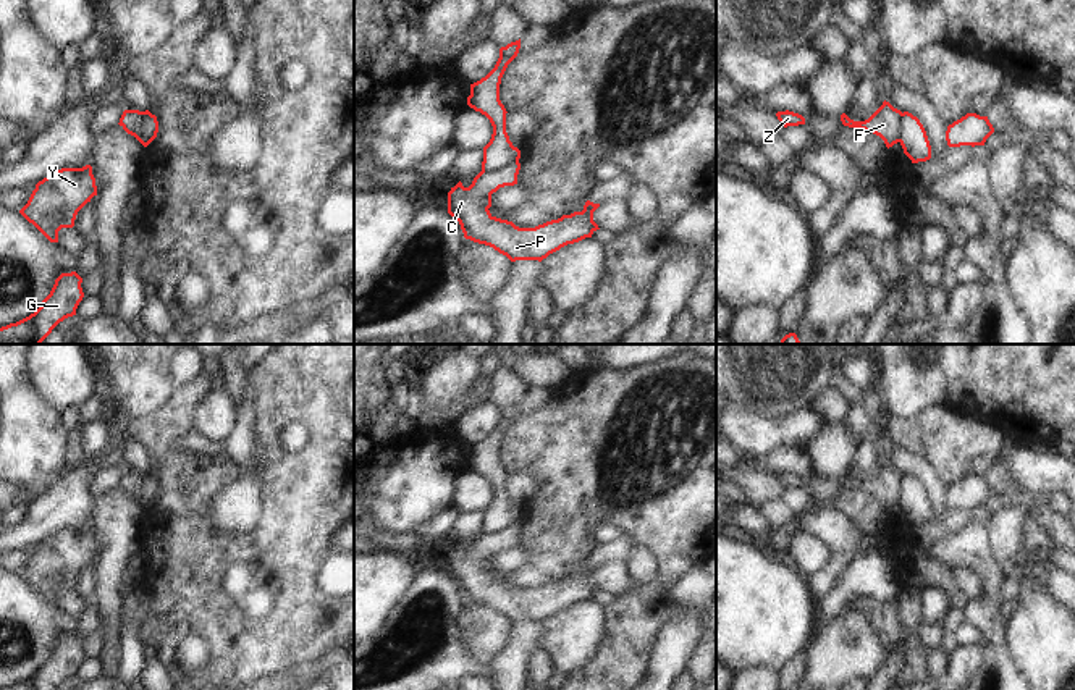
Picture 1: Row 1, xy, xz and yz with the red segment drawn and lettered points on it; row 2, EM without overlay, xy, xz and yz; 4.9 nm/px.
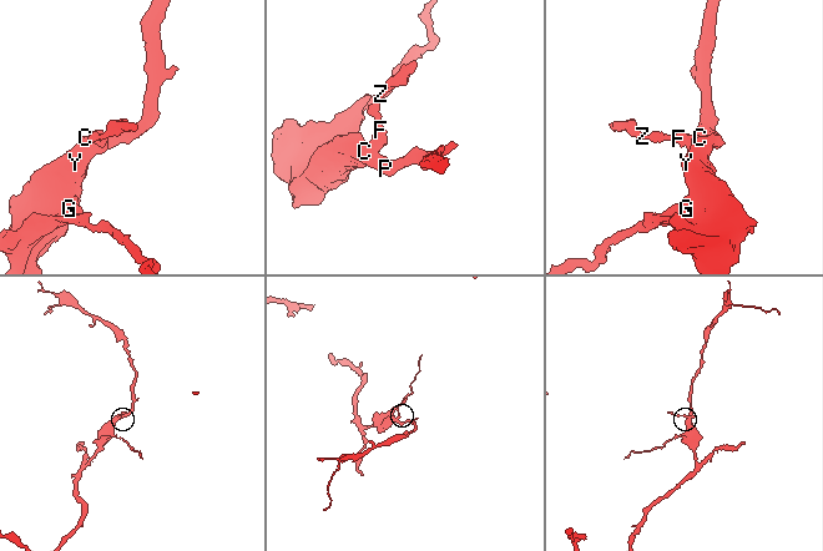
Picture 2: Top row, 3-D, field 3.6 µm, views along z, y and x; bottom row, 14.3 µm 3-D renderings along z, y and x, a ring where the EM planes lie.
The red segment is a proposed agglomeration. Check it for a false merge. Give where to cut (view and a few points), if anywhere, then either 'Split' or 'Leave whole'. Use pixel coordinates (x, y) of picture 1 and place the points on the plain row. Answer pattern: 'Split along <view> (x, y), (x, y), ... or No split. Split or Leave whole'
Split along xz (518, 521), (500, 530), (482, 534). Split

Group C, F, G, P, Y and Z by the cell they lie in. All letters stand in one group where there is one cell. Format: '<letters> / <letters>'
C G P Y / F Z

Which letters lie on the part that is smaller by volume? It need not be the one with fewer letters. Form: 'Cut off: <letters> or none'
Cut off: F, Z

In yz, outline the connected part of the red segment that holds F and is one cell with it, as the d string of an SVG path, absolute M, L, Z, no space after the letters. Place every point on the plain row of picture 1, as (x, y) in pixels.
M889 464L883 467L865 483L854 483L845 475L841 477L841 483L849 490L860 490L868 494L879 498L886 509L892 509L900 501L900 480L902 473L894 470Z

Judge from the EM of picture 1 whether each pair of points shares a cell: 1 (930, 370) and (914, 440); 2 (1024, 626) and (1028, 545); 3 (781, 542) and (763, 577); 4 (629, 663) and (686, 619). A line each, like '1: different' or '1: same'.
1: different
2: same
3: different
4: different

